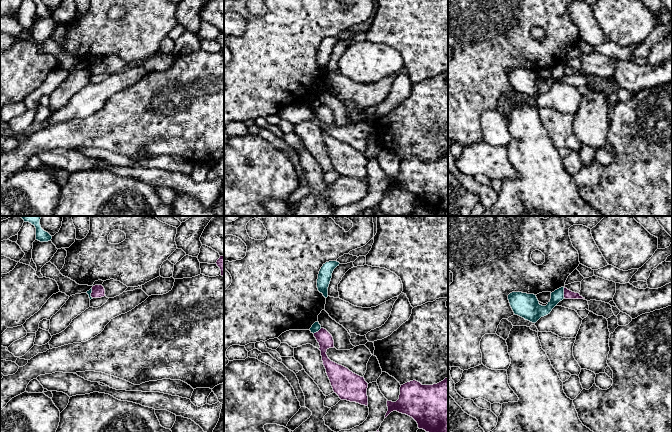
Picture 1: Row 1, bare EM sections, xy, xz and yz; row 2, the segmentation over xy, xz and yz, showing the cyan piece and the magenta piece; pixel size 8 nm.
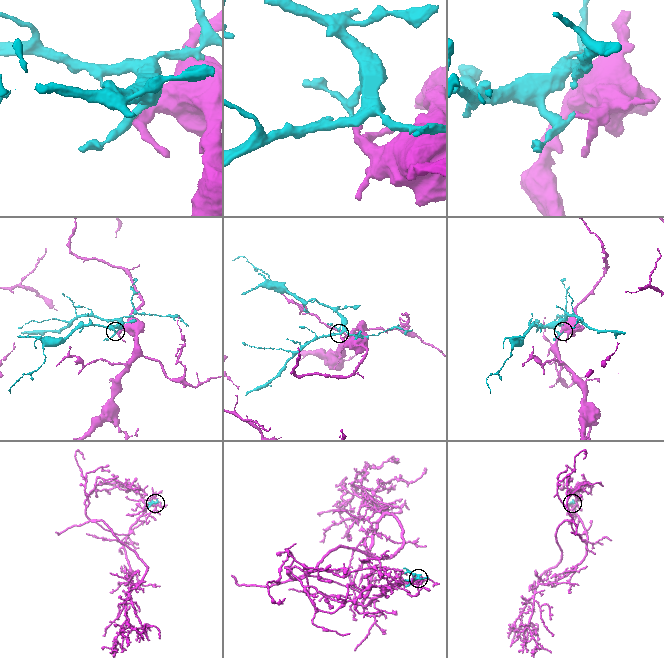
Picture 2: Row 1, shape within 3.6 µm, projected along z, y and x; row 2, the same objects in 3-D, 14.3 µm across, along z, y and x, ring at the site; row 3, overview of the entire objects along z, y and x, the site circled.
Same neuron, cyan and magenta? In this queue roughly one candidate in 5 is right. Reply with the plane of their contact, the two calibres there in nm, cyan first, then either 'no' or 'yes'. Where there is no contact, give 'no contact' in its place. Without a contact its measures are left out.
yz | 110/70 nm | no

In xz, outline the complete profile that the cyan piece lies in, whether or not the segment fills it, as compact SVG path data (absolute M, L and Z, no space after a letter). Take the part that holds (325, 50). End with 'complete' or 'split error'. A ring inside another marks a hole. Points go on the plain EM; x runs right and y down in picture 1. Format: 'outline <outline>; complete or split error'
outline M329 37L323 40L321 43L318 55L317 55L317 64L320 69L323 70L325 74L328 73L328 63L332 54L332 49L334 45L339 42L337 37Z; complete

